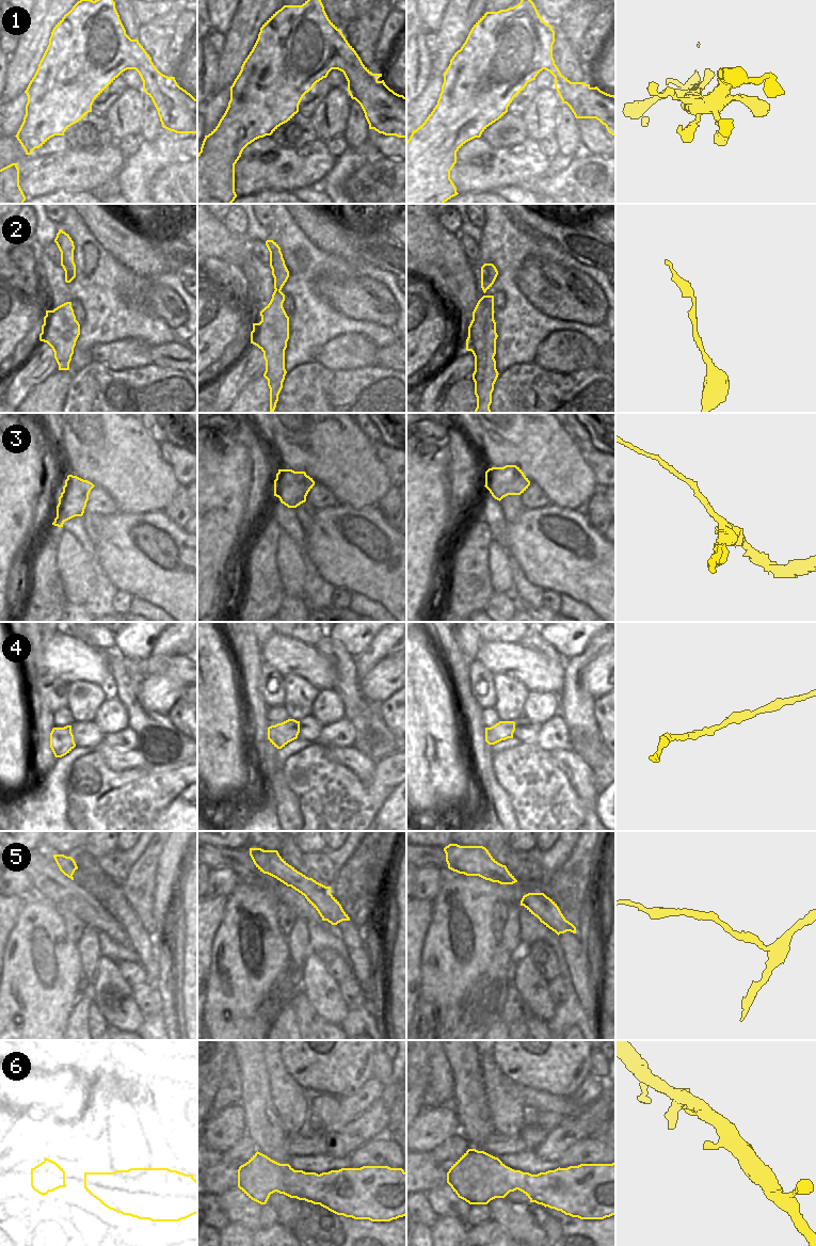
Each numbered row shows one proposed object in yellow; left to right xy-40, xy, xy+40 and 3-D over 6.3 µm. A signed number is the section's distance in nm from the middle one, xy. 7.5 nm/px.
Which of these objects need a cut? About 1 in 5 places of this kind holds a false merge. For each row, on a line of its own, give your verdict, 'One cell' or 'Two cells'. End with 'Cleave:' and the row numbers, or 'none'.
1: One cell
2: One cell
3: One cell
4: One cell
5: One cell
6: One cell
Cleave: none.

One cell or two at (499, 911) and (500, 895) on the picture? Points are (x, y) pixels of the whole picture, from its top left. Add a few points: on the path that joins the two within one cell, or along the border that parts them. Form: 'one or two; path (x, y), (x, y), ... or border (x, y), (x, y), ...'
two; border (506, 903), (497, 903), (495, 905), (491, 926)

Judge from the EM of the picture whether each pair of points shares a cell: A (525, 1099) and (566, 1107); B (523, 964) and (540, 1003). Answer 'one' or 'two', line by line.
A: one
B: one

